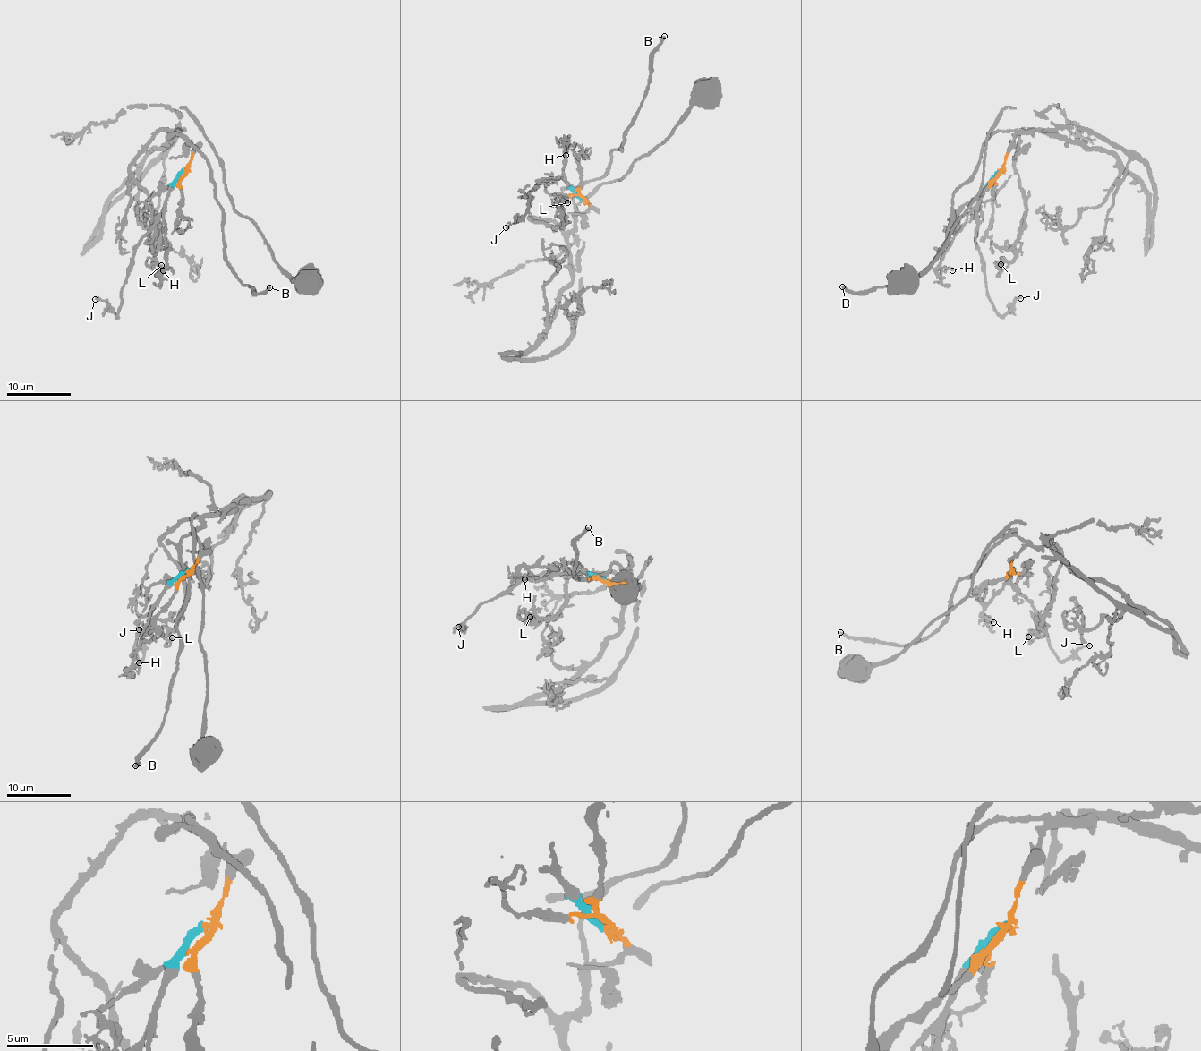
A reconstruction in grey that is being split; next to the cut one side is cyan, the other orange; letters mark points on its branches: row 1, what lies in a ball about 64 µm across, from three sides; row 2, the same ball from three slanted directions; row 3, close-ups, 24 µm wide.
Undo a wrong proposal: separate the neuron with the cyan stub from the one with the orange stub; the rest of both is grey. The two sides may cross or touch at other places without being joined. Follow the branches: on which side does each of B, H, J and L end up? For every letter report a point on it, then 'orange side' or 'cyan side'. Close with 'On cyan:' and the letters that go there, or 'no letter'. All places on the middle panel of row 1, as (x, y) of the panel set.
B: (664, 36) | orange side
H: (566, 155) | cyan side
J: (506, 227) | cyan side
L: (567, 202) | orange side
On cyan: H, J

